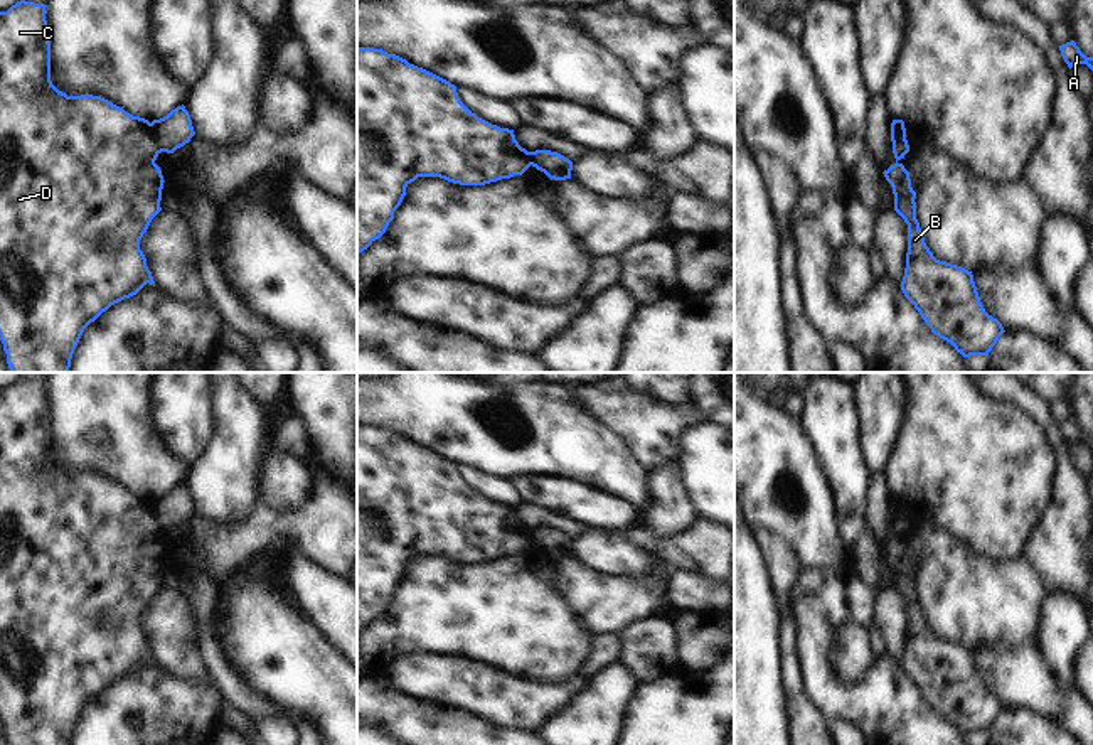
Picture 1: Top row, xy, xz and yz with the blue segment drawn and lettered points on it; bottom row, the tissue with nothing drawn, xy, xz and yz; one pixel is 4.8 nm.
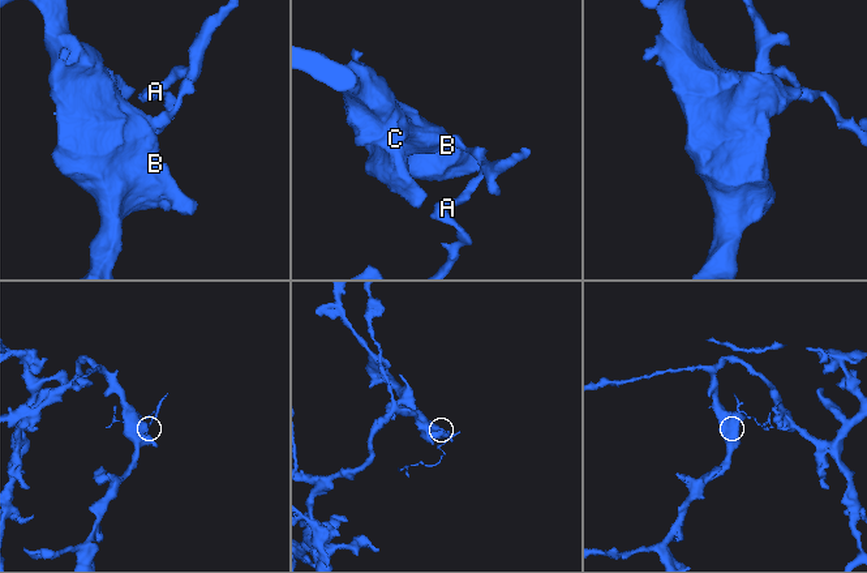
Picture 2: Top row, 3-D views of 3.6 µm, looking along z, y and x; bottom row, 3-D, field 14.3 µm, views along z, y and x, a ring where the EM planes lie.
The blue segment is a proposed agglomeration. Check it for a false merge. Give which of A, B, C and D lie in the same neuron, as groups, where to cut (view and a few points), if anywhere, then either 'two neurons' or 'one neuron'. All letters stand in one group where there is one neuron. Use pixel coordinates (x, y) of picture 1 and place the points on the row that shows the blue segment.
A / B C D; cut in xy along (150, 123), (159, 152); two neurons

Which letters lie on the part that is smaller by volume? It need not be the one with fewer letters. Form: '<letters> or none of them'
A

